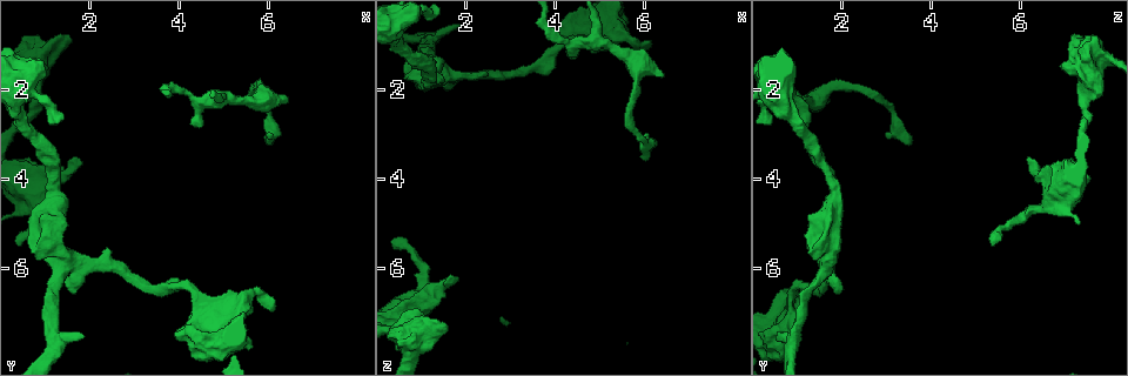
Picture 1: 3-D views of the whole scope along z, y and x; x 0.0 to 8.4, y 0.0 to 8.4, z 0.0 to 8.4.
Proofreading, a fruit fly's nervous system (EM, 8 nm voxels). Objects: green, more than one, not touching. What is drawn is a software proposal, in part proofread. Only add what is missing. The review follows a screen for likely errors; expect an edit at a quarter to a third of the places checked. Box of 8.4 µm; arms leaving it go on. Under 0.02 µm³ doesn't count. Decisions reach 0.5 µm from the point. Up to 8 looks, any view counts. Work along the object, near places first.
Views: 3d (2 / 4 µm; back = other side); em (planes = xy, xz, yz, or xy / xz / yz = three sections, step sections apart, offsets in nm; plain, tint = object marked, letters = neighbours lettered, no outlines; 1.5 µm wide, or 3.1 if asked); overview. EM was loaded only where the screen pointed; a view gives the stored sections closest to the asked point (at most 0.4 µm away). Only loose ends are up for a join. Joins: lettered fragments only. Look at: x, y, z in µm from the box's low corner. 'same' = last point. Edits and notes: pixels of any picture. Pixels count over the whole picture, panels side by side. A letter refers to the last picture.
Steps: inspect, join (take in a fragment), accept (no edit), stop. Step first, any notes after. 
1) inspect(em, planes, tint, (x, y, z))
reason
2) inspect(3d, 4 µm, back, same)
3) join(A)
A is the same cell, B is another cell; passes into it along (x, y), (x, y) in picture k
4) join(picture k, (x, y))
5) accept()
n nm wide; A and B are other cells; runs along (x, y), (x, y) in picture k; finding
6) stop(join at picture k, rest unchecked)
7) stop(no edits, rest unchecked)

inspect(3d, 4 µm, (4.45, 2.75, 1.05))
an open end

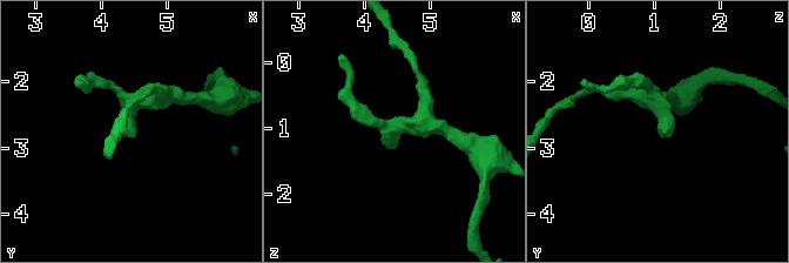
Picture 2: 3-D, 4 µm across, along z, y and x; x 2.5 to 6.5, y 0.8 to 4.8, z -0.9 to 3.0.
inspect(em, xz, step 8, letters, (4.50, 2.80, 1.10))

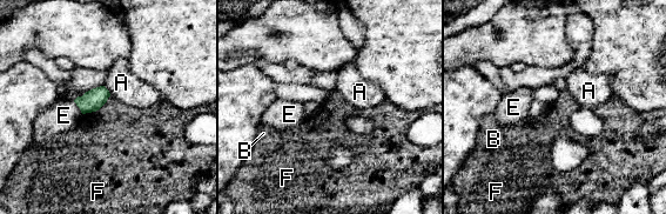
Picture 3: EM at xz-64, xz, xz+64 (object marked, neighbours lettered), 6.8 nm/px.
accept()
A, B, E and F are other cells; border along (103, 85), (110, 94) in picture 3; no lettered fragment goes on from it

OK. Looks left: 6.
inspect(3d, 4 µm, (6.10, 3.25, 3.60))
free end

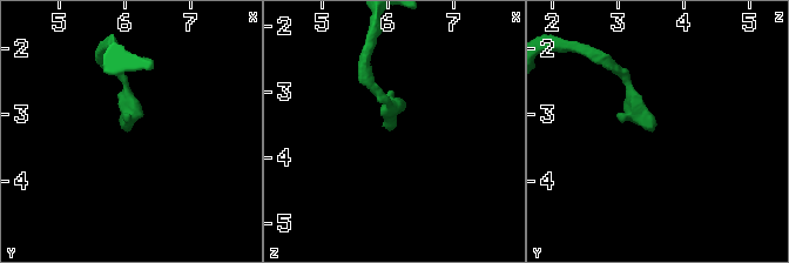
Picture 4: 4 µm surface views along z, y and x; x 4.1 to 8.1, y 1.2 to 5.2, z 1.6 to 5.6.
inspect(em, planes, letters, (6.05, 3.25, 3.55))

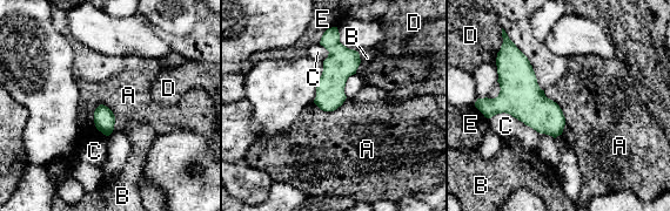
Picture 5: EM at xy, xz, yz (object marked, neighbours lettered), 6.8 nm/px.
accept()
140 nm wide; A, B, C, D and E are other cells; border along (489, 117), (508, 113), (537, 133) in picture 5; no lettered fragment goes on from it

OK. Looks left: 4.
inspect(em, planes, letters, (6.15, 7.00, 1.00))
free end

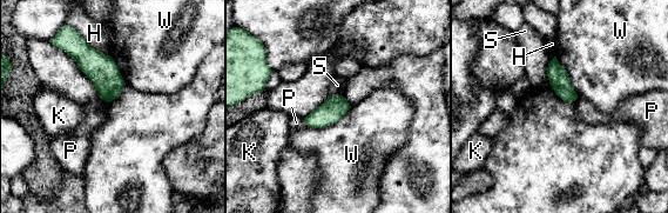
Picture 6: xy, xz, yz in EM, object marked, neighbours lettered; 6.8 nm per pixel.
accept()
H, K, P, S and W are other cells; border along (303, 118), (308, 126) in picture 6; none of them fits

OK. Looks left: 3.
stop(no edits, rest unchecked)

